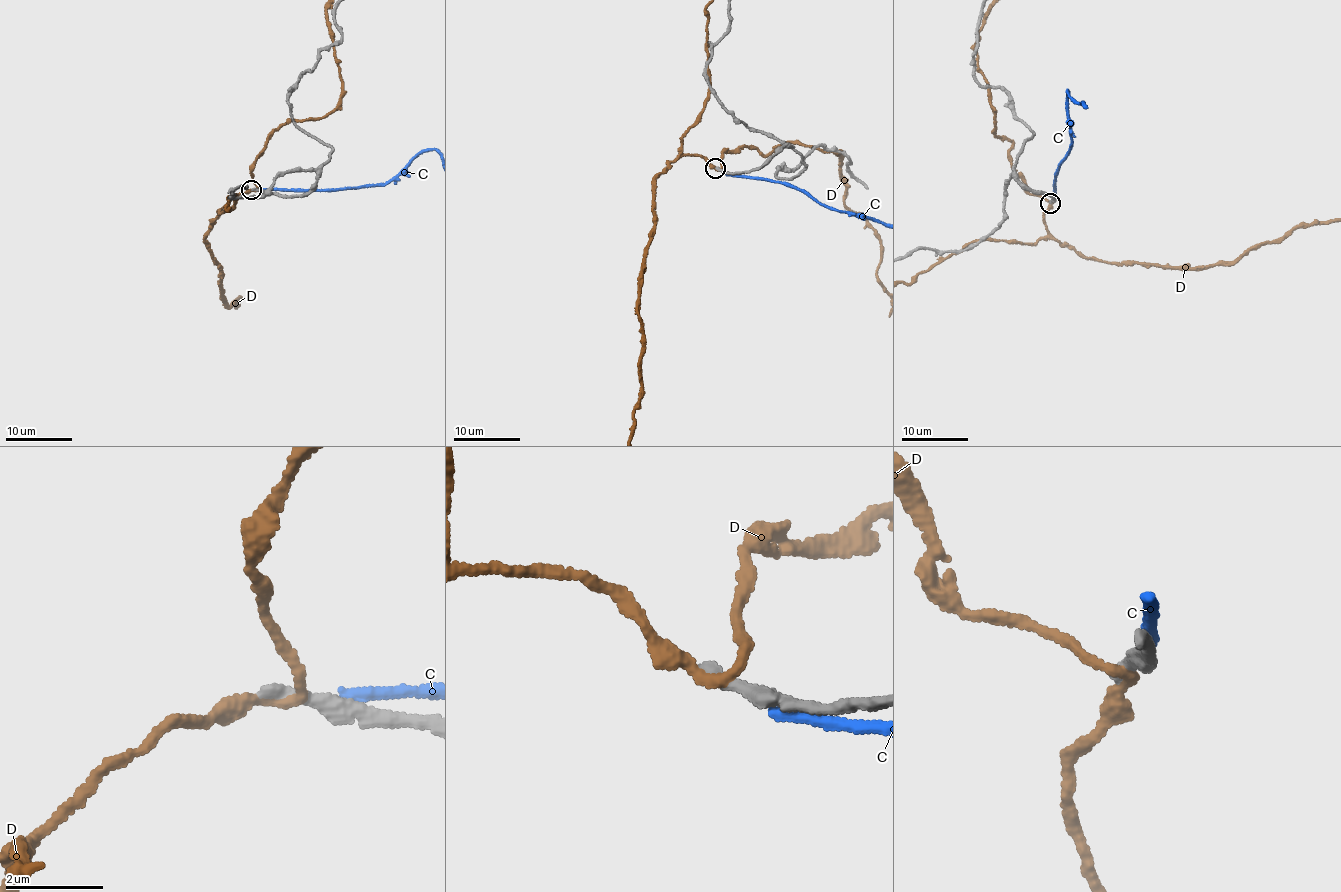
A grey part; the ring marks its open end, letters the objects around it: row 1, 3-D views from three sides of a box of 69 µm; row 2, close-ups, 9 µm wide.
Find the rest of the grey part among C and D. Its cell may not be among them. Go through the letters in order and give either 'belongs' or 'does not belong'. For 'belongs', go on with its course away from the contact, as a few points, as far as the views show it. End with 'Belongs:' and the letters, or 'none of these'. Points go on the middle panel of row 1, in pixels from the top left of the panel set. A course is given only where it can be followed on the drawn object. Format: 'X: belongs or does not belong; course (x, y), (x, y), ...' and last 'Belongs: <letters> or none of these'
C: does not belong
D: does not belong
Belongs: none of these

